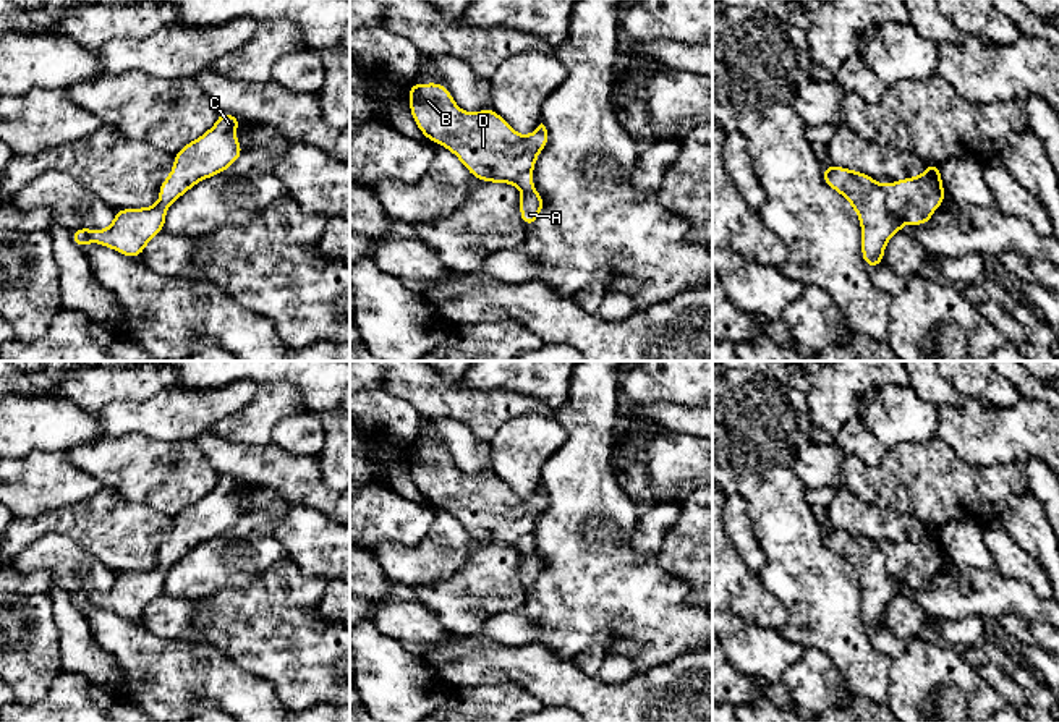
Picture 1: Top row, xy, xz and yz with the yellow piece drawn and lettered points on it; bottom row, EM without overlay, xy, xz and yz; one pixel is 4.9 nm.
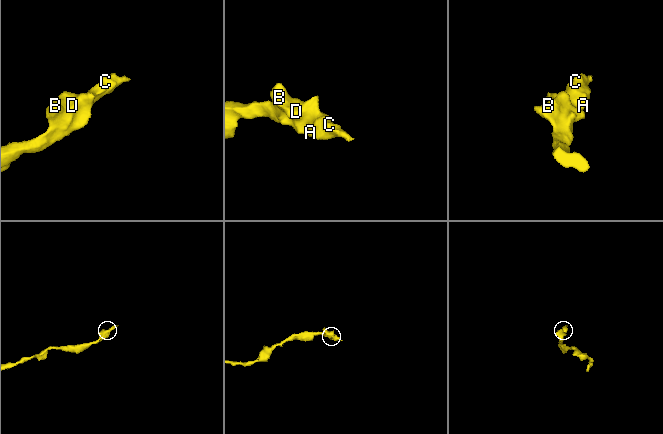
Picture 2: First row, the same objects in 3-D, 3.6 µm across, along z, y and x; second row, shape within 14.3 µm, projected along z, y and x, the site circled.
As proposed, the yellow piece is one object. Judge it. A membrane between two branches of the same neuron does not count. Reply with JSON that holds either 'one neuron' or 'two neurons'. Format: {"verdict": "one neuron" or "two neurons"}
{"verdict": "one neuron"}

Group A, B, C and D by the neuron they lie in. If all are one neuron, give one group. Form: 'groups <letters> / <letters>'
groups A B C D

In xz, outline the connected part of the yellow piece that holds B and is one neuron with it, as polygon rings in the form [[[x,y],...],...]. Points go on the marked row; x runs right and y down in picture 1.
[[[442,83],[410,84],[410,110],[419,131],[432,142],[453,152],[468,168],[471,176],[491,181],[515,185],[521,191],[520,217],[528,227],[533,227],[546,202],[536,191],[531,175],[539,152],[549,144],[549,134],[541,123],[531,134],[518,134],[491,107],[471,113],[457,107],[452,94]]]

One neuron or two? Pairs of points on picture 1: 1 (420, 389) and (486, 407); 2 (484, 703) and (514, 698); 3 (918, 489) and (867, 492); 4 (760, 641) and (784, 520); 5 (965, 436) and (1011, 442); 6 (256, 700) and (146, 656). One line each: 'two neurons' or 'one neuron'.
1: one neuron
2: one neuron
3: one neuron
4: two neurons
5: one neuron
6: one neuron

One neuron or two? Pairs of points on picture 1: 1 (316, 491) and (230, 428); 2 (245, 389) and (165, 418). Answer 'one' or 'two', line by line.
1: two
2: one

